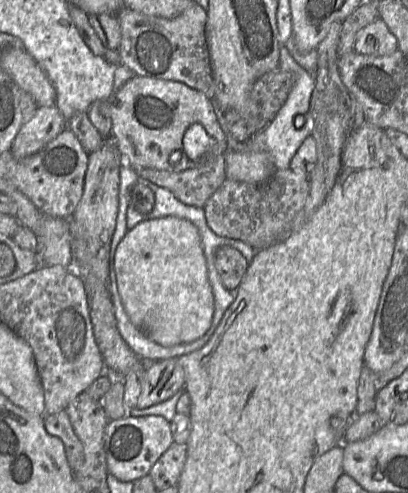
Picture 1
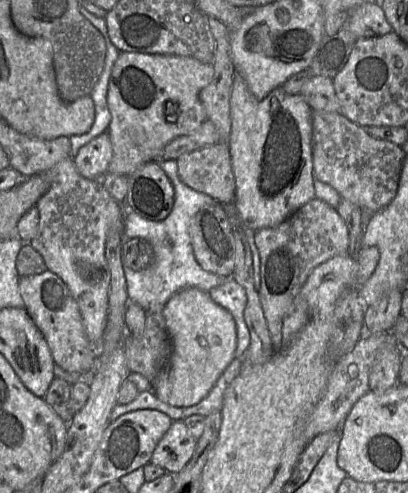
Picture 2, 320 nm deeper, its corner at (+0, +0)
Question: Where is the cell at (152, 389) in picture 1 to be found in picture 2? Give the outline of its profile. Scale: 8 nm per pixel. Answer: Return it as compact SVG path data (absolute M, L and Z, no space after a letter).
M185 288L176 292L166 303L162 314L172 352L166 369L152 382L152 391L171 406L193 406L209 394L235 358L235 320L230 312L212 300L209 292L198 288Z

